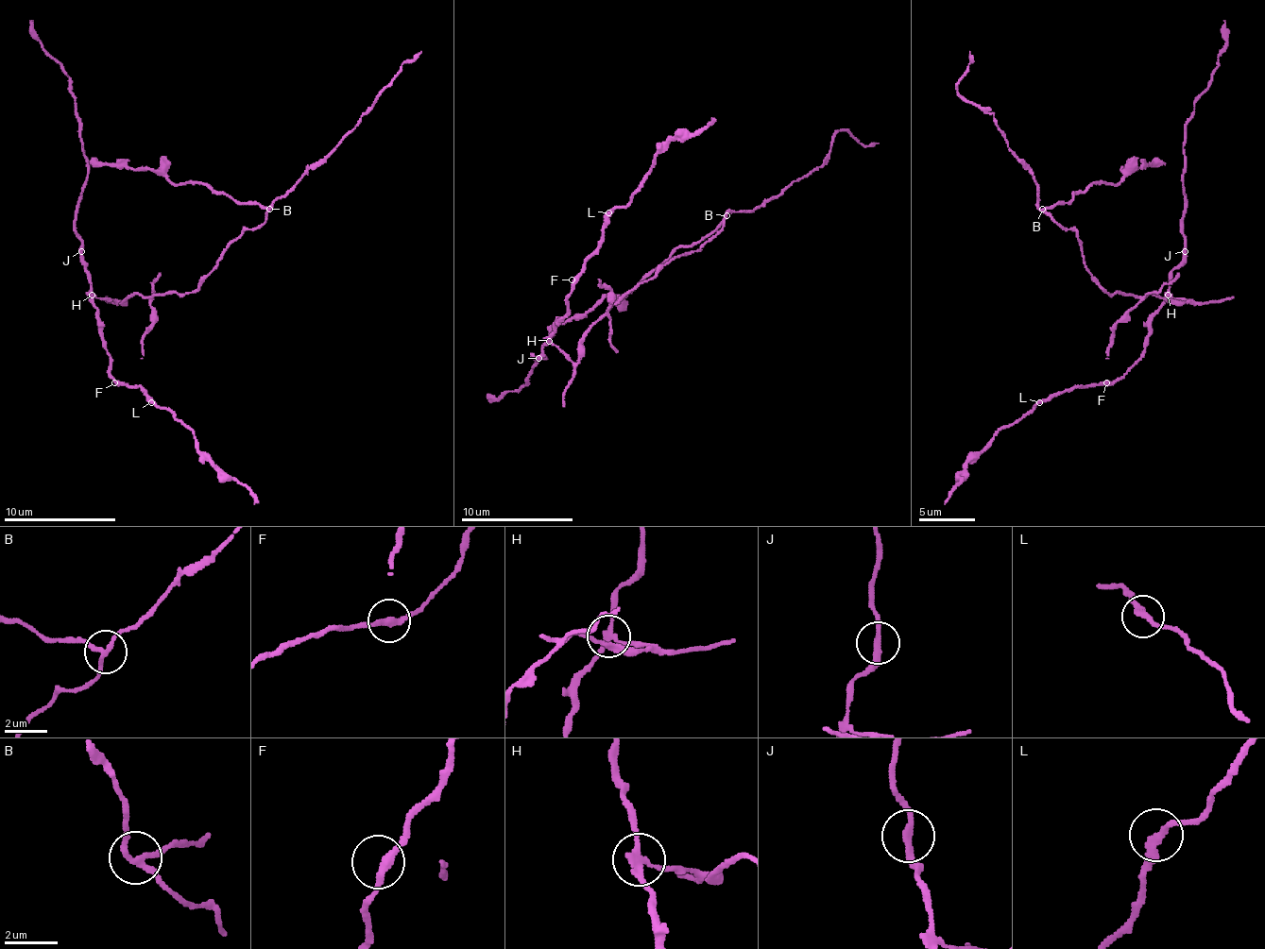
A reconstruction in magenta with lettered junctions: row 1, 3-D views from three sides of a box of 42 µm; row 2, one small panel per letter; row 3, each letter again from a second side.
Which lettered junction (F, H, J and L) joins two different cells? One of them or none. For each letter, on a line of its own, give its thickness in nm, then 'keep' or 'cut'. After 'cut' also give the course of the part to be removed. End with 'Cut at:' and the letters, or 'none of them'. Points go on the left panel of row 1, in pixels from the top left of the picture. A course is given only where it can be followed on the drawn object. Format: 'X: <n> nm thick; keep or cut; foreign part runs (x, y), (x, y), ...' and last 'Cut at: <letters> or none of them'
F: 280 nm thick; keep
H: 200 nm thick; cut; foreign part runs (93, 296), (123, 301), (137, 293), (196, 290), (238, 237), (258, 228), (420, 52)
J: 260 nm thick; keep
L: 240 nm thick; keep
Cut at: H

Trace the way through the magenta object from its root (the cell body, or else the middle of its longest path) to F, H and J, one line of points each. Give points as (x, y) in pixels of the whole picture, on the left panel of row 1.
F: (137, 293), (123, 301), (93, 298), (100, 318), (100, 335), (114, 382)
H: (137, 293), (123, 301), (93, 296)
J: (137, 293), (123, 301), (97, 298), (93, 290), (90, 270), (81, 260), (81, 251)

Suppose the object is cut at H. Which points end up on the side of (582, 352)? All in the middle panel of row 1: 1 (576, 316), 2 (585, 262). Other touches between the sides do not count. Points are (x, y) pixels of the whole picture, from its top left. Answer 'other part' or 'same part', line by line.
1: same part
2: other part

